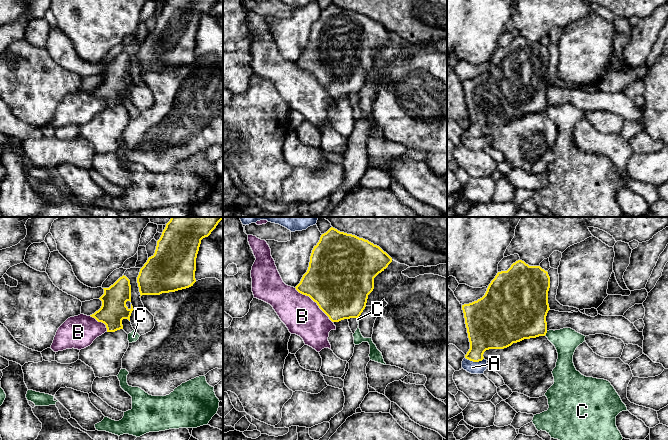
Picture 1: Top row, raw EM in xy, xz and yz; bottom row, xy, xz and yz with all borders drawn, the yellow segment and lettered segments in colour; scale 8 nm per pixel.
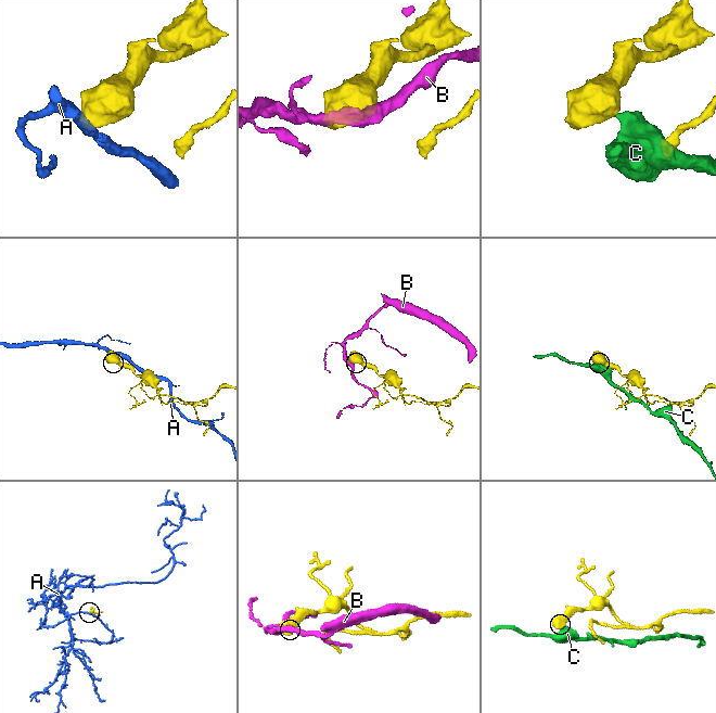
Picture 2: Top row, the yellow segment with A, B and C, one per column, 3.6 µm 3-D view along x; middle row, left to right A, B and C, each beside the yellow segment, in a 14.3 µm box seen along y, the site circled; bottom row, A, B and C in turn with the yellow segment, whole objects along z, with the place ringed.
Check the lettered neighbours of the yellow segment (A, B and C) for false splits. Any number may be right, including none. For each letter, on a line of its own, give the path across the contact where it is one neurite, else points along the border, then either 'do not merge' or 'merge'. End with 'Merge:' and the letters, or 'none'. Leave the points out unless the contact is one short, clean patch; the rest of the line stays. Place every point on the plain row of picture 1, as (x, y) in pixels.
A: do not merge
B: along xz (295, 63), (299, 68), (308, 71), (332, 98) | do not merge
C: along yz (547, 107), (545, 110) | do not merge
Merge: none

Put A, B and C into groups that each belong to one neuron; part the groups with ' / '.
A / B / C

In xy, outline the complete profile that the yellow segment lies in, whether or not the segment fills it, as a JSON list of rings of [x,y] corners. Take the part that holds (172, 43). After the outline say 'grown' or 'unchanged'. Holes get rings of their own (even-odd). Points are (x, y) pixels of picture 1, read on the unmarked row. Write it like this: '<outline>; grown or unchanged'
[[[166,0],[154,31],[137,53],[140,71],[160,71],[193,62],[201,16],[217,1]]]; unchanged

